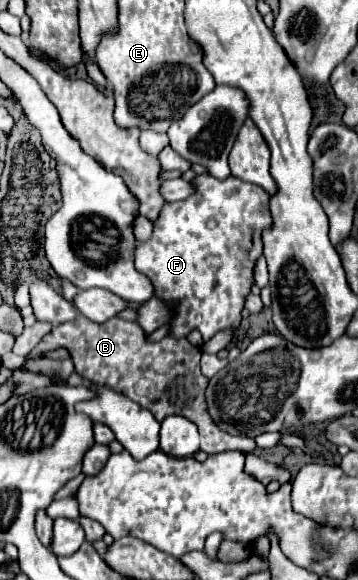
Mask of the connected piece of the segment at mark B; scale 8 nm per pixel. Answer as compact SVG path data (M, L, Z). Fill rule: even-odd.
M78 312L78 316L72 322L54 326L52 332L46 334L40 340L40 344L32 350L32 356L54 348L66 348L70 352L70 358L74 362L74 372L80 374L86 382L94 386L106 386L114 392L124 394L126 398L150 410L158 422L162 422L166 416L172 414L180 414L192 420L202 436L200 450L204 450L206 454L216 454L224 450L250 452L256 448L254 438L226 434L212 422L204 402L208 378L202 376L200 372L200 348L192 346L186 338L168 336L160 342L148 342L144 338L144 330L136 322L112 318L104 324L96 324ZM166 352L174 354L174 364L168 368L168 372L154 370L152 366L154 358Z

